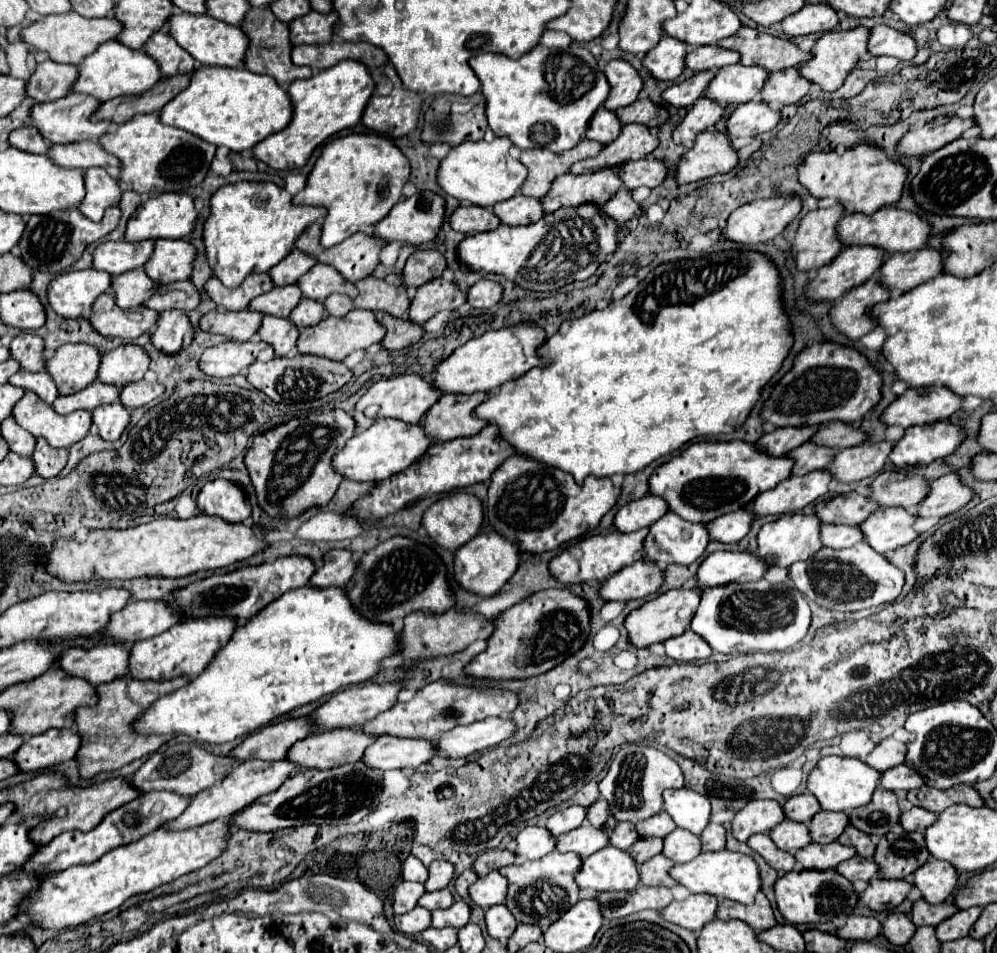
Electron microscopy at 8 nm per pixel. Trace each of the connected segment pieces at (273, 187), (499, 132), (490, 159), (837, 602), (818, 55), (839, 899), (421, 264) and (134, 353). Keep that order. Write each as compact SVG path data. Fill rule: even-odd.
M273 182L225 184L211 196L211 212L203 224L203 244L209 268L213 270L213 276L223 282L223 286L237 288L247 274L269 272L275 264L279 264L289 254L291 244L295 244L295 236L323 216L325 212L321 208L291 204L291 194Z
M535 46L531 52L513 60L507 56L479 54L469 58L469 66L481 82L481 92L485 96L485 116L489 128L495 136L507 136L517 148L549 148L551 152L563 152L579 144L583 132L595 110L603 104L609 94L607 78L599 68L593 68L583 58L573 56L569 50L553 50L545 46Z
M495 138L489 144L479 140L453 146L437 168L439 188L459 202L469 202L481 208L491 208L495 202L515 196L519 192L519 184L527 178L527 168L523 168L523 164L509 154L509 148L511 142L507 138Z
M859 542L845 550L821 548L813 558L805 562L795 562L789 568L789 578L809 600L817 602L827 610L845 610L857 612L871 606L881 606L897 600L901 594L905 574L897 566L893 566L883 554L875 552L867 542ZM815 568L815 578L813 578Z
M863 26L853 28L853 30L823 34L815 42L815 46L811 48L811 60L807 60L807 62L803 62L803 64L797 66L799 72L801 72L801 76L807 78L809 82L817 84L825 92L837 90L843 84L843 80L847 78L847 74L855 68L857 58L867 52L867 36L869 36L869 30L863 28Z
M835 870L827 872L789 872L775 882L775 900L781 916L789 924L819 924L839 920L851 914L857 906L857 894L849 880L843 880Z
M415 250L403 268L403 286L419 288L439 278L445 266L445 256L437 250Z
M121 344L115 350L103 354L97 380L101 380L103 384L115 384L123 388L125 384L143 380L147 368L149 368L149 356L141 346Z

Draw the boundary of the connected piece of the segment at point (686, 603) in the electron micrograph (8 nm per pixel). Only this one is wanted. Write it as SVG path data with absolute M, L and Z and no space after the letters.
M697 586L695 588L673 588L673 590L659 594L653 600L647 600L641 608L633 610L625 620L625 628L629 632L631 644L639 648L647 648L655 642L665 642L681 634L685 628L689 628L689 622L699 606L699 600L701 600L701 588Z

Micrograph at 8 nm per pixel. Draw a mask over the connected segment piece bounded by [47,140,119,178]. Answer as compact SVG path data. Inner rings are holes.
M83 140L83 142L71 142L71 144L57 144L51 146L47 152L49 160L61 168L91 168L99 166L105 168L113 178L119 176L119 160L111 156L109 152L103 152L99 148L97 140Z

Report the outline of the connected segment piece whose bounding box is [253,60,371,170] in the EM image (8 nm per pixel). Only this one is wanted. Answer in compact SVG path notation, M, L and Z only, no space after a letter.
M347 60L323 72L315 72L307 80L295 80L287 88L293 106L291 122L281 132L259 142L253 148L253 158L265 162L273 170L303 168L321 142L359 122L359 112L363 112L363 104L367 104L367 96L371 96L371 76L367 76L367 72L369 70L363 68L363 64L351 64L351 60Z

